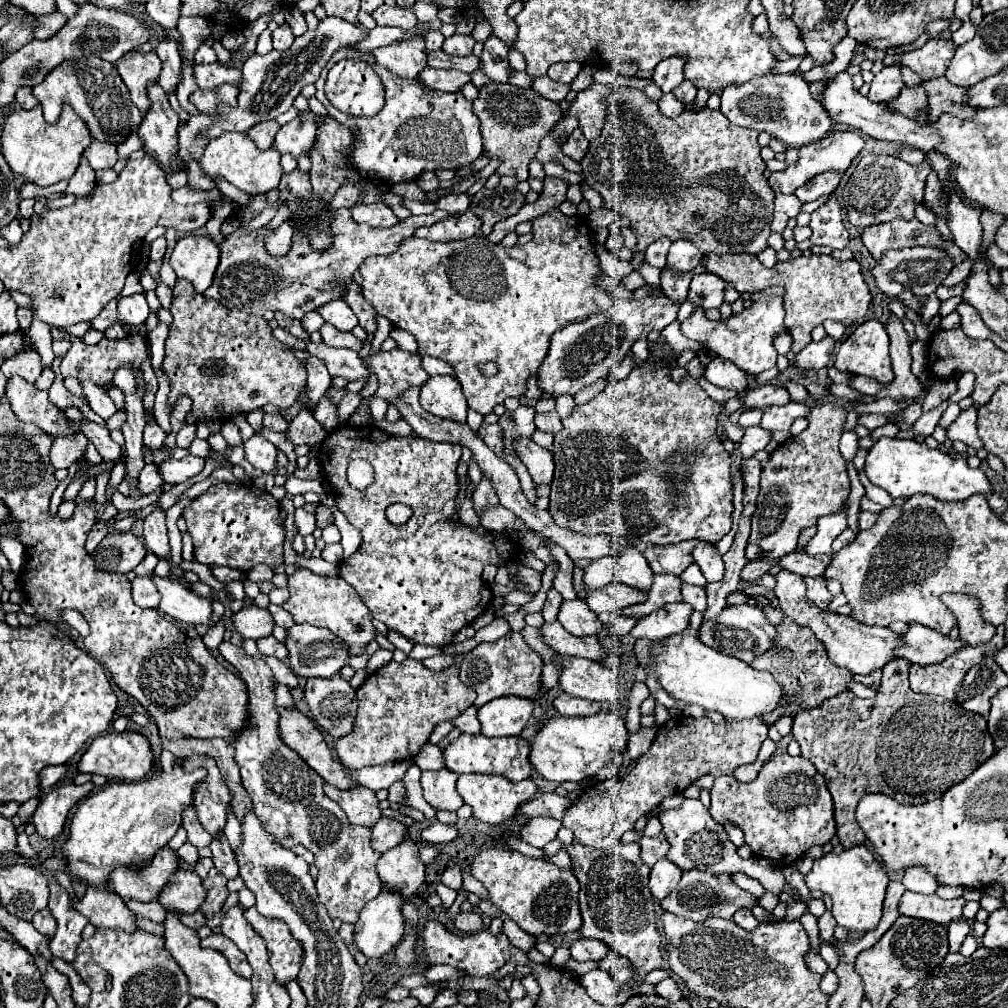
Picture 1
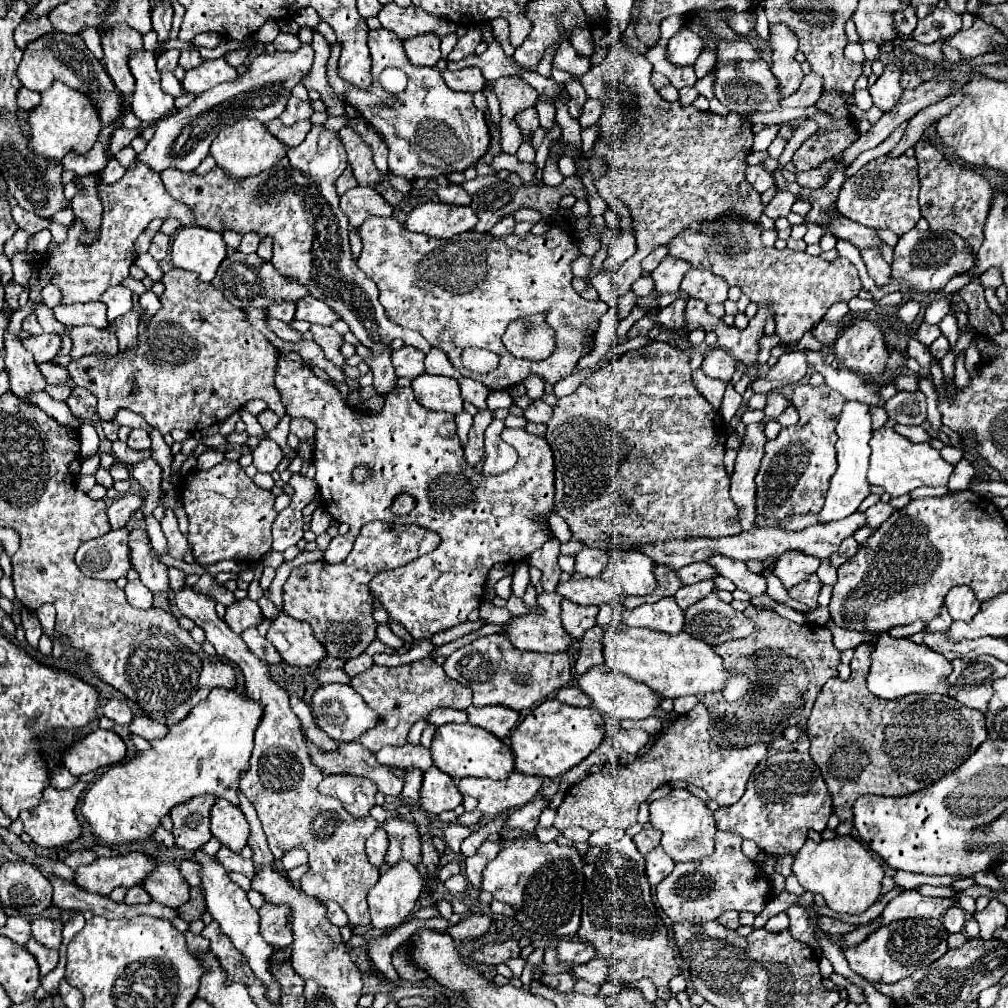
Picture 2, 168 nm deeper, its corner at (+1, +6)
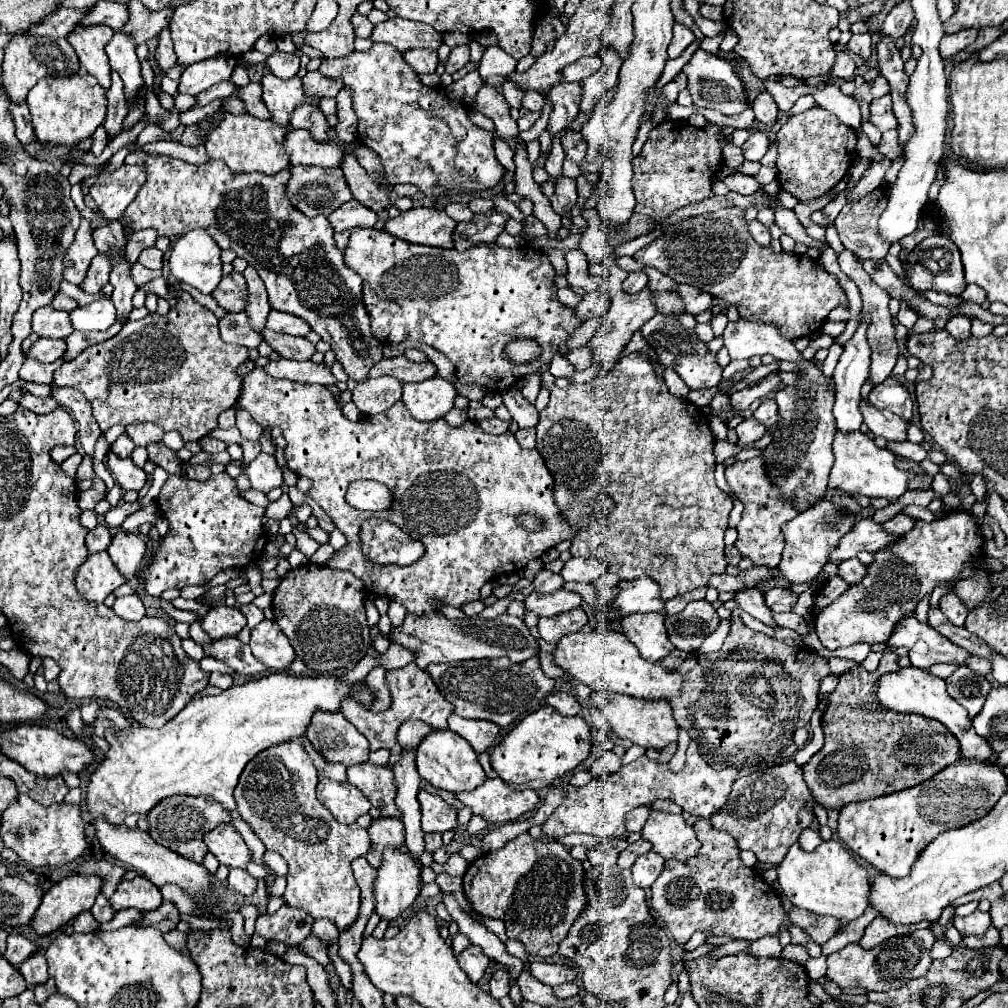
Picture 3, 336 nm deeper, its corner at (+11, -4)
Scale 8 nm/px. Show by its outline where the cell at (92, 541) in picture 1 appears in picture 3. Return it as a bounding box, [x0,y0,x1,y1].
[86,526,110,554]

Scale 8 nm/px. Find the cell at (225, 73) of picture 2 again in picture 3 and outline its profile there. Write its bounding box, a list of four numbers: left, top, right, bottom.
[178,56,238,96]

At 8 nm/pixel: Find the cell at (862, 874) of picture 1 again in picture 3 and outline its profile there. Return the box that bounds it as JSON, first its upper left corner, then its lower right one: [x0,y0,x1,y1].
[778,840,870,922]

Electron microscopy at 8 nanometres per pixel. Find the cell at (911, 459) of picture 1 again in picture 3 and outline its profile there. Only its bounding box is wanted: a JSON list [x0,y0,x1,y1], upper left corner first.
[828,432,910,502]

